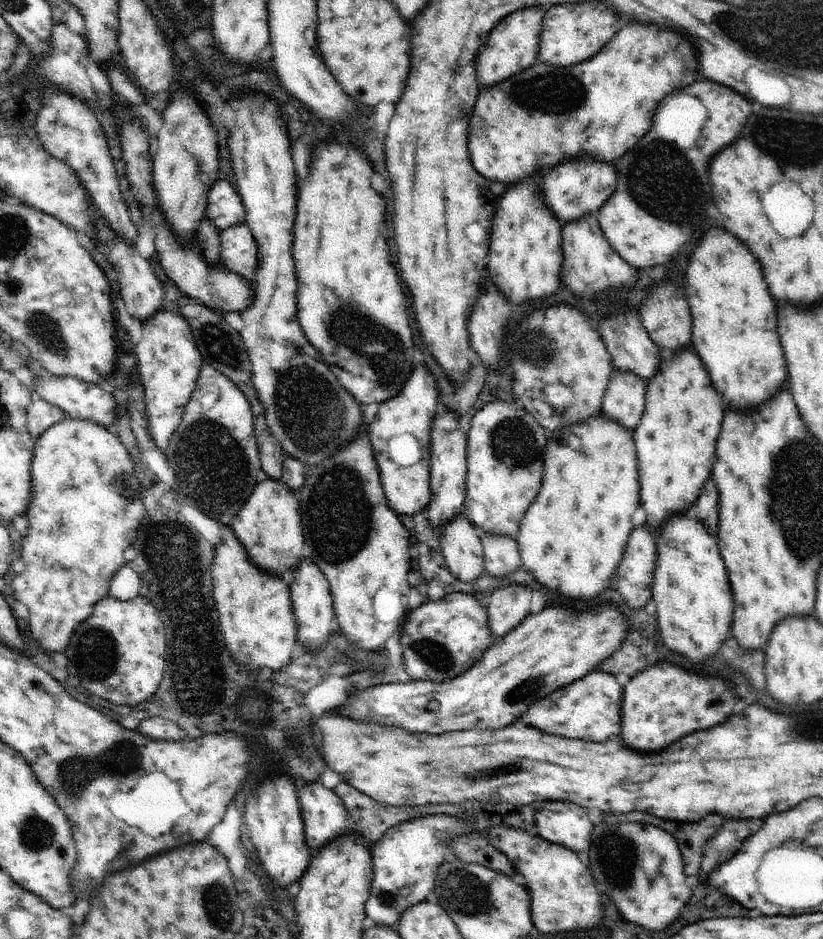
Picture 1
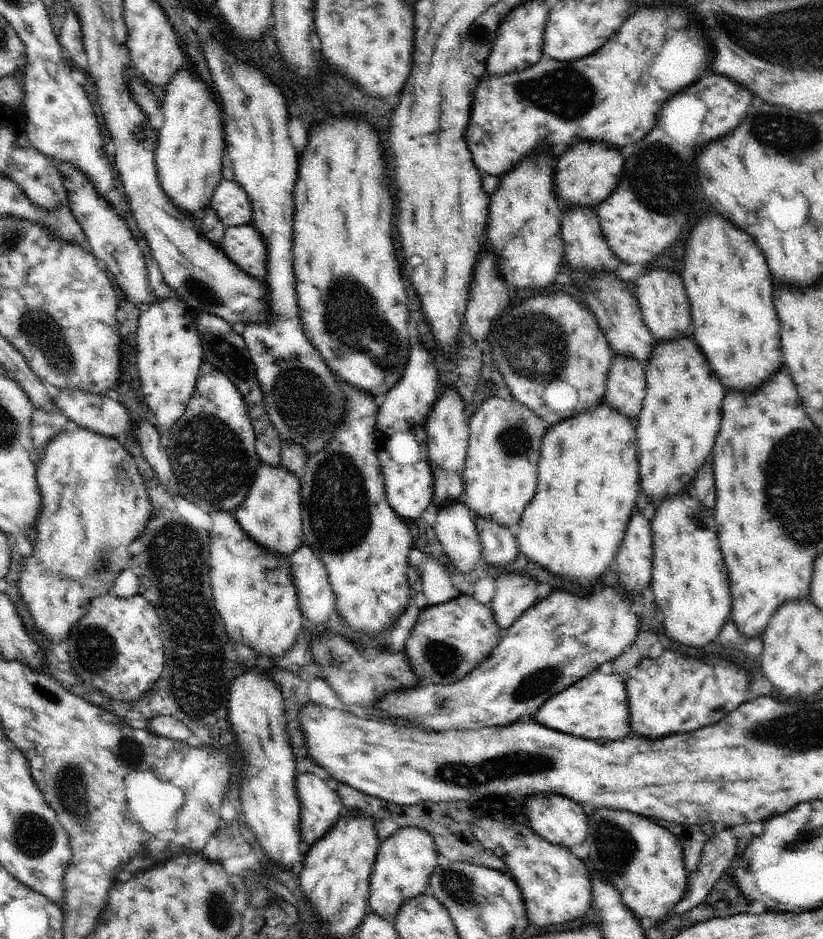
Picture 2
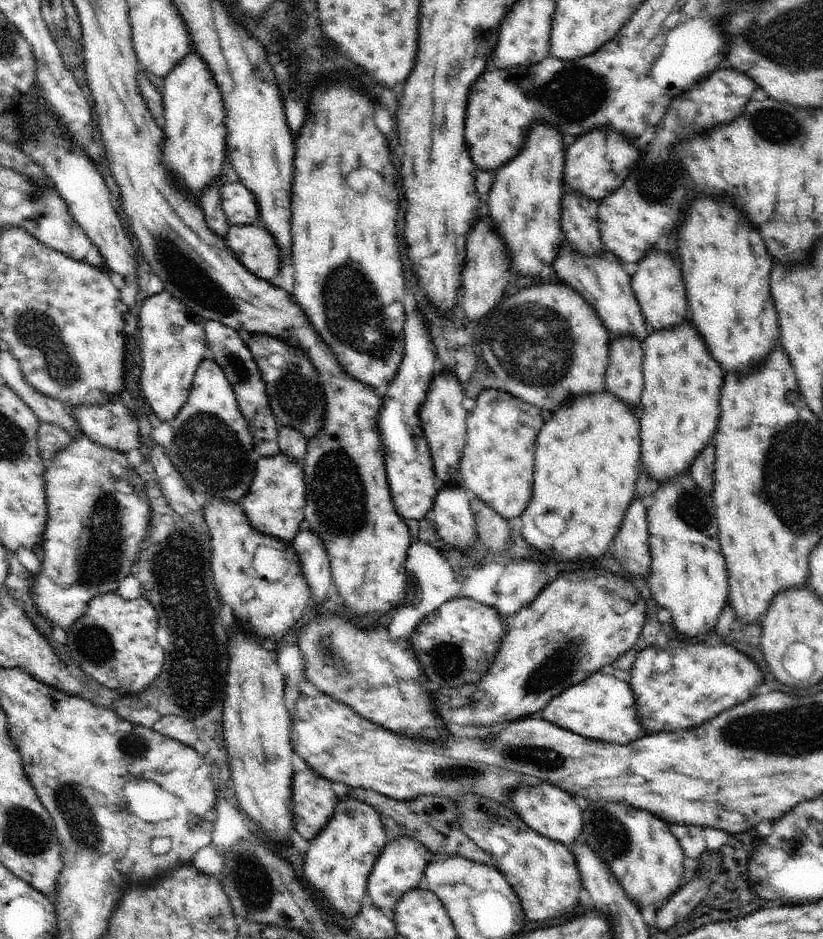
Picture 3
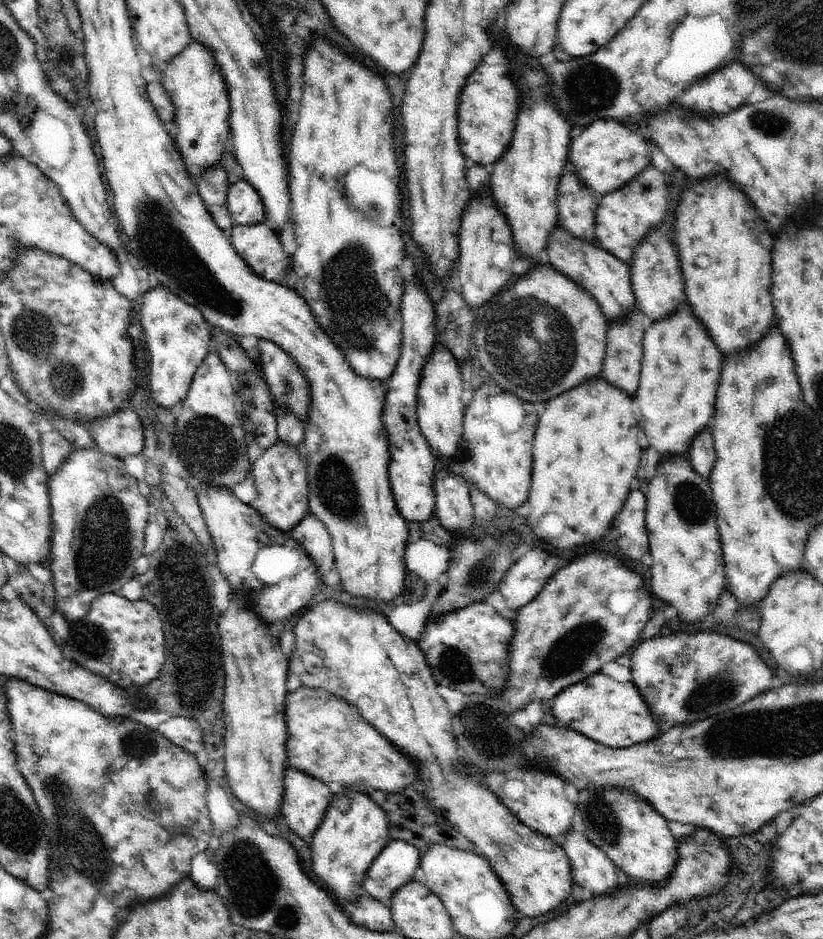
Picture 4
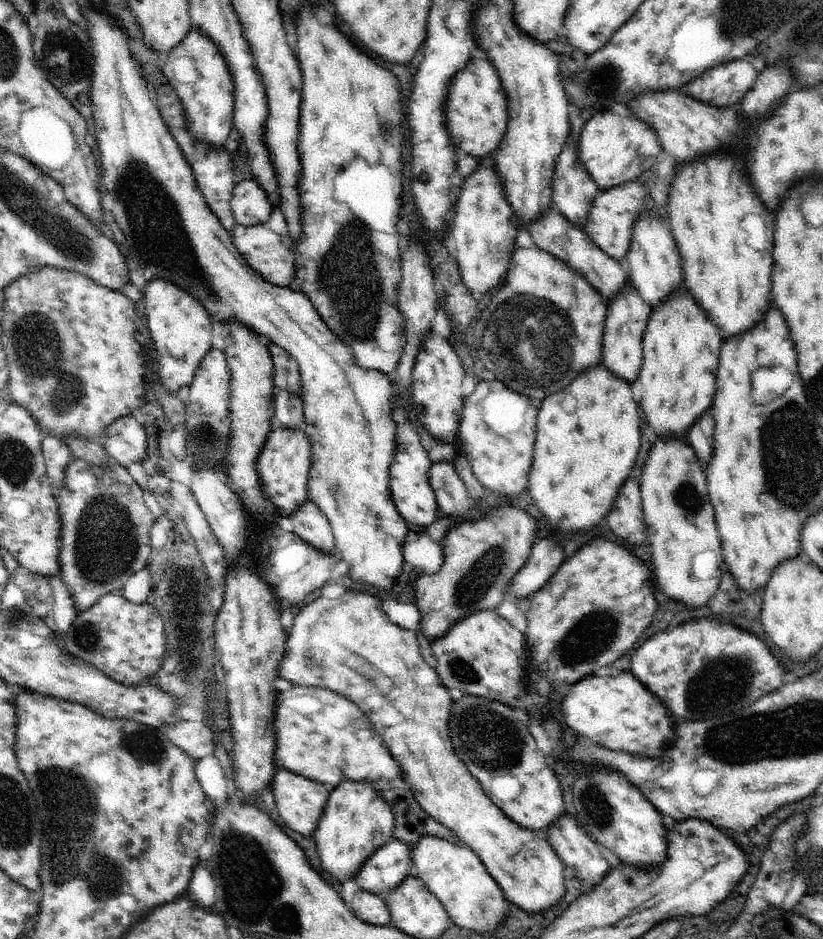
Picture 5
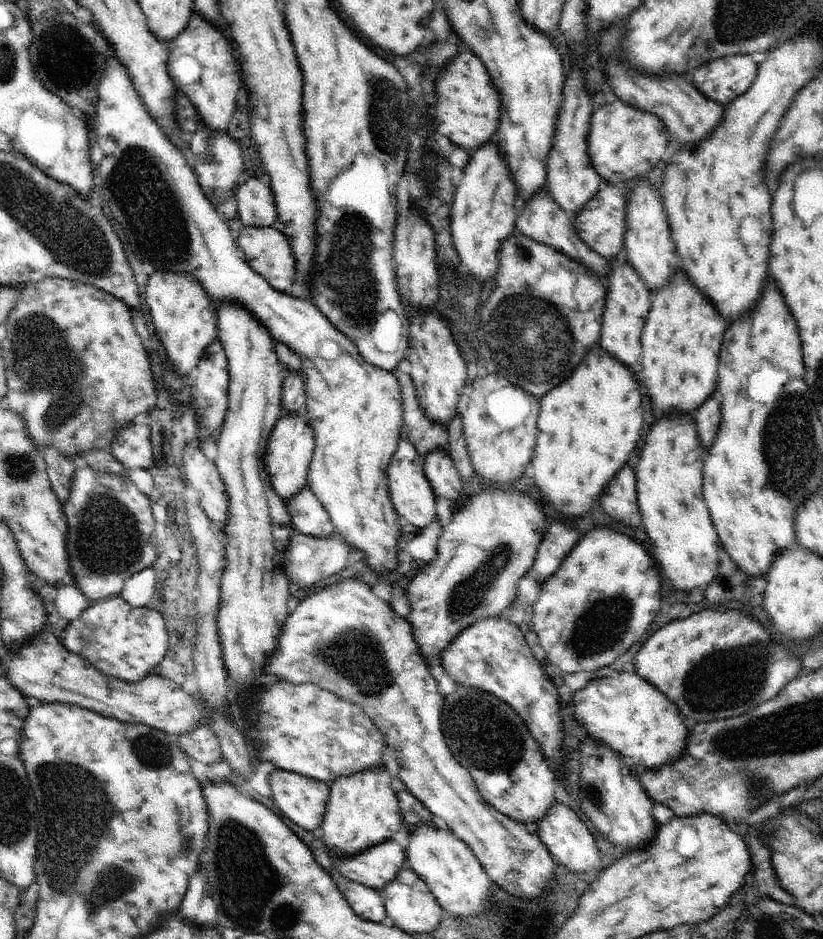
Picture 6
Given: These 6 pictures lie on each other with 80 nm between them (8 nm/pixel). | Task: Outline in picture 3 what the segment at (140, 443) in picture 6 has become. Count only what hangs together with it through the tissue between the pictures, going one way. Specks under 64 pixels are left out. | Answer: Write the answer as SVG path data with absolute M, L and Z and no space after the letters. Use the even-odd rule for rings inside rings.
M112 401L106 405L82 405L72 407L72 410L68 411L72 417L77 420L82 434L89 436L90 440L93 440L95 443L124 454L126 454L128 450L140 448L140 439L142 438L140 437L138 420L124 404Z

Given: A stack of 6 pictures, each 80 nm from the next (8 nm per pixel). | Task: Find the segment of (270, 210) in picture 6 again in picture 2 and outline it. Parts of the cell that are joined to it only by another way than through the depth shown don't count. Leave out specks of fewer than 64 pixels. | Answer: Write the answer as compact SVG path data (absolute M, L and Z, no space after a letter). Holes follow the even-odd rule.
M222 180L209 204L227 227L248 225L253 220L249 196L236 182Z

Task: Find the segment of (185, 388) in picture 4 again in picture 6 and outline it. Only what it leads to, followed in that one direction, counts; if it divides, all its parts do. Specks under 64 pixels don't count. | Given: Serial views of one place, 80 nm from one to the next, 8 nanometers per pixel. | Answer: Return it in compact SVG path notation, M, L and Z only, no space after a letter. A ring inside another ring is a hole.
M184 271L153 272L147 281L145 296L156 334L166 348L168 360L179 375L189 376L192 368L197 366L202 352L217 339L216 308L219 308L219 304L214 304L206 289L191 272ZM208 308L212 308L212 314Z

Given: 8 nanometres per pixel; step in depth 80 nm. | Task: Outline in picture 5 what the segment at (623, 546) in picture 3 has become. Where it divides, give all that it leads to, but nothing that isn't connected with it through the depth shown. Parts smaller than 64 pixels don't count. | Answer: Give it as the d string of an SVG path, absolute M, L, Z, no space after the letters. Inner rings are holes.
M630 478L618 492L618 500L614 502L614 510L608 514L608 526L622 538L626 544L640 544L644 540L644 513L640 488Z

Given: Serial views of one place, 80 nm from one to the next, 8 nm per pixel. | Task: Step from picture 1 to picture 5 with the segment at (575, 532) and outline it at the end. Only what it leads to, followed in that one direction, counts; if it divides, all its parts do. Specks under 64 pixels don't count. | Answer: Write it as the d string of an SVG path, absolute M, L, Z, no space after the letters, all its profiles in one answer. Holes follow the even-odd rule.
M602 362L588 368L588 372L582 372L562 392L548 396L538 412L534 462L527 488L546 522L552 524L558 532L578 532L582 528L594 528L608 514L618 488L628 478L638 456L640 436L640 412L638 404L632 398L630 384L610 374Z

